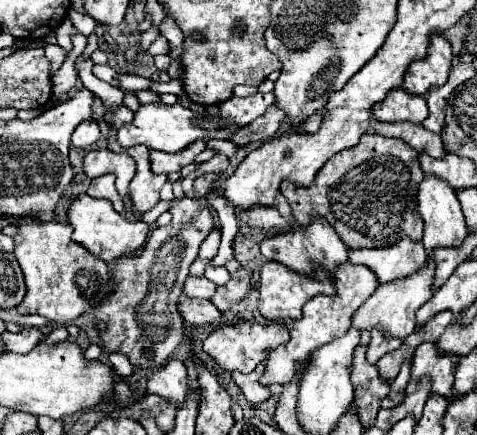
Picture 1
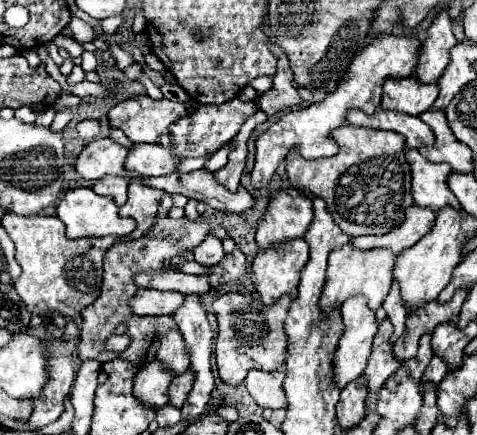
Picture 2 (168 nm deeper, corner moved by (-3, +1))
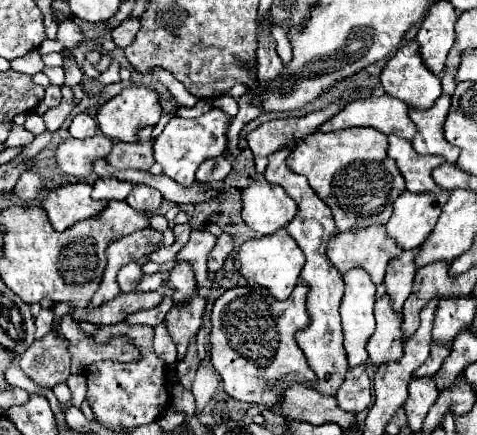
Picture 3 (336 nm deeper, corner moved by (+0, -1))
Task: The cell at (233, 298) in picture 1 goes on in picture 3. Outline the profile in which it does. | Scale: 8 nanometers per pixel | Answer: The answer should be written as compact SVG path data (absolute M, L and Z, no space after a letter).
M222 233L214 245L214 249L208 255L208 271L218 271L224 263L224 259L232 253L234 245L232 245L232 237L228 233Z

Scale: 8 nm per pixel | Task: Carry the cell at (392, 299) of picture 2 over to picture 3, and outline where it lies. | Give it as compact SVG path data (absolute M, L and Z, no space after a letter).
M418 249L404 251L402 255L394 257L388 263L386 289L388 289L388 295L390 295L396 311L402 311L402 305L412 291L412 283L414 283L414 275L416 275L416 263L414 263L416 251Z

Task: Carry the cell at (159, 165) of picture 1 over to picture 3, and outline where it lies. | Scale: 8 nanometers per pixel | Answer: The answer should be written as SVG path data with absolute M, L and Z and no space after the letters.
M150 127L140 129L136 143L114 143L106 159L114 169L148 169L154 163Z

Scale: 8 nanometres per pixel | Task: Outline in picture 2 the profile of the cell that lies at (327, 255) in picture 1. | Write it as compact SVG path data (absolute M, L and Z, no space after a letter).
M285 189L273 195L263 221L257 227L259 249L279 247L291 239L305 237L313 221L313 203L307 197L299 197L295 189Z

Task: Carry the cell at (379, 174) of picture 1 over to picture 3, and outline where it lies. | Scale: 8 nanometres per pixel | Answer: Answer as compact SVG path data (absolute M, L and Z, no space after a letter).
M340 129L334 133L312 133L288 155L288 167L304 175L316 195L332 209L338 231L388 223L392 203L406 191L404 177L386 155L388 139L376 129Z

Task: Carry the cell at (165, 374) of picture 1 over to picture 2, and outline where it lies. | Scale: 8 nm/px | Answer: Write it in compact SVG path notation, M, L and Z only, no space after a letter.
M171 331L169 335L165 335L163 345L159 347L157 359L173 375L187 373L187 369L189 369L189 355L185 351L185 343L183 343L183 337L181 337L179 331Z

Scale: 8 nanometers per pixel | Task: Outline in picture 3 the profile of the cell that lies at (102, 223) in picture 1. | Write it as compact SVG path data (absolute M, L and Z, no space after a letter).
M66 183L50 191L42 199L42 209L48 213L52 227L64 231L82 219L98 215L106 207L106 201L94 201L90 193L90 183Z

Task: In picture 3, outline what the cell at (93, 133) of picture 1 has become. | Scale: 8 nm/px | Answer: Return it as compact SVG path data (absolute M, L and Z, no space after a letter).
M78 113L70 123L70 135L76 139L88 139L96 135L96 129L98 129L98 123L88 113Z

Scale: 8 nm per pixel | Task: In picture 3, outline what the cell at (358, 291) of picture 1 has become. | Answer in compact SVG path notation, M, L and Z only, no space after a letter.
M384 225L380 227L362 227L362 229L356 229L356 231L338 231L330 241L328 241L328 247L326 247L326 253L328 257L332 259L332 263L336 265L336 269L340 273L346 273L354 267L362 267L370 273L372 281L376 285L380 285L384 281L384 273L386 273L386 265L392 257L400 255L404 249L392 239L386 235L384 231Z

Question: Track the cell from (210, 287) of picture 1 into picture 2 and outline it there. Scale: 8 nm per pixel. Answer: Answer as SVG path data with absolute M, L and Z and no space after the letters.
M165 271L165 273L141 273L135 277L135 283L139 287L149 287L149 289L169 289L169 291L179 291L179 293L195 293L203 295L211 289L209 279L203 275L187 275L181 271Z

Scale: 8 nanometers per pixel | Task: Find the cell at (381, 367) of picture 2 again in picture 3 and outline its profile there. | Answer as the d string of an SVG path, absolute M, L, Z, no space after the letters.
M388 295L376 299L374 307L376 331L372 339L368 339L368 355L370 361L380 367L388 361L398 361L402 357L402 315L392 311L392 303Z

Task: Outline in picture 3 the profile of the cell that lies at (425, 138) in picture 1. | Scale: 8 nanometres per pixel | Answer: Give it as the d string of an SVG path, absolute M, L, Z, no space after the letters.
M370 95L366 99L350 101L348 107L328 119L320 131L336 131L346 127L372 127L384 135L392 133L402 139L412 139L416 135L416 127L408 117L408 105L400 103L400 99L392 99L390 95Z

